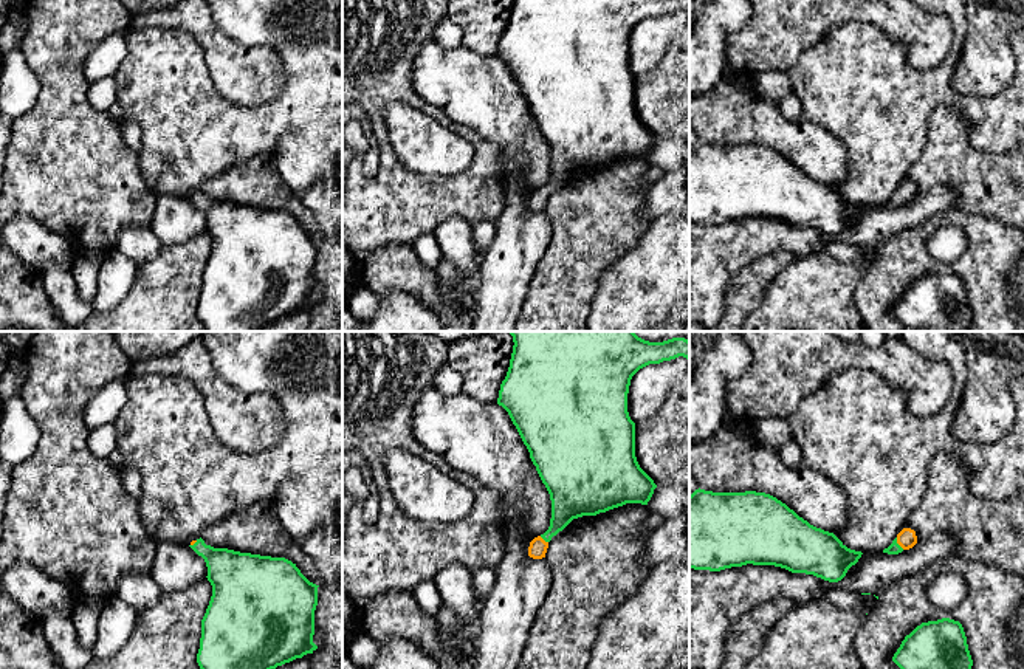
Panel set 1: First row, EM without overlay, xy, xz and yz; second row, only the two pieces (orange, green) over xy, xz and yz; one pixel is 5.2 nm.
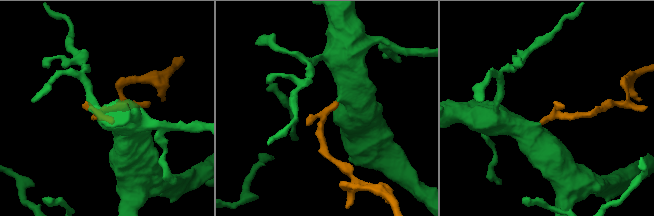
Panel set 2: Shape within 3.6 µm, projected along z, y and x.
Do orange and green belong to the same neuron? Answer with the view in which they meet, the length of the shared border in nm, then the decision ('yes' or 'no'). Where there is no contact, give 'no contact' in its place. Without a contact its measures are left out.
contact in yz; length 80 nm; yes

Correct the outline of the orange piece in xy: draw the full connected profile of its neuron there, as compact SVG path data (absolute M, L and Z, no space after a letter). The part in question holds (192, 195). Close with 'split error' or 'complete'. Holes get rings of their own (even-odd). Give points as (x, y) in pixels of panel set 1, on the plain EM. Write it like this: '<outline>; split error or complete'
M200 190L189 198L201 209L208 220L208 234L212 249L201 273L201 291L197 316L206 331L259 331L277 319L313 307L314 263L318 259L318 240L310 235L291 214L228 201L214 201Z; split error

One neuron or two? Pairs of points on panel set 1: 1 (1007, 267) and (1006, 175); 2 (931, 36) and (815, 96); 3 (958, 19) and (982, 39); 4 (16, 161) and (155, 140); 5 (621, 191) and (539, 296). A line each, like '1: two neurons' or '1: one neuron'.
1: two neurons
2: two neurons
3: two neurons
4: two neurons
5: one neuron

